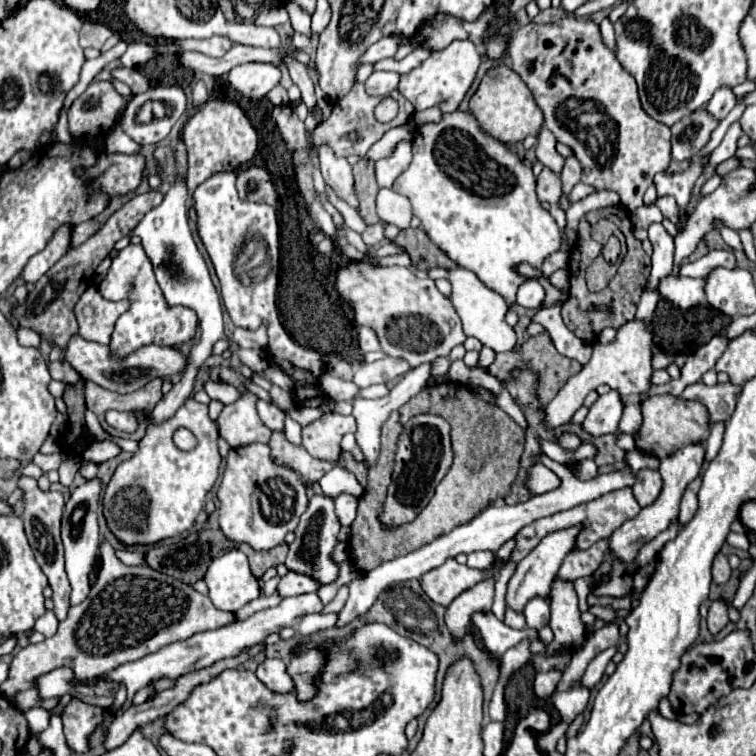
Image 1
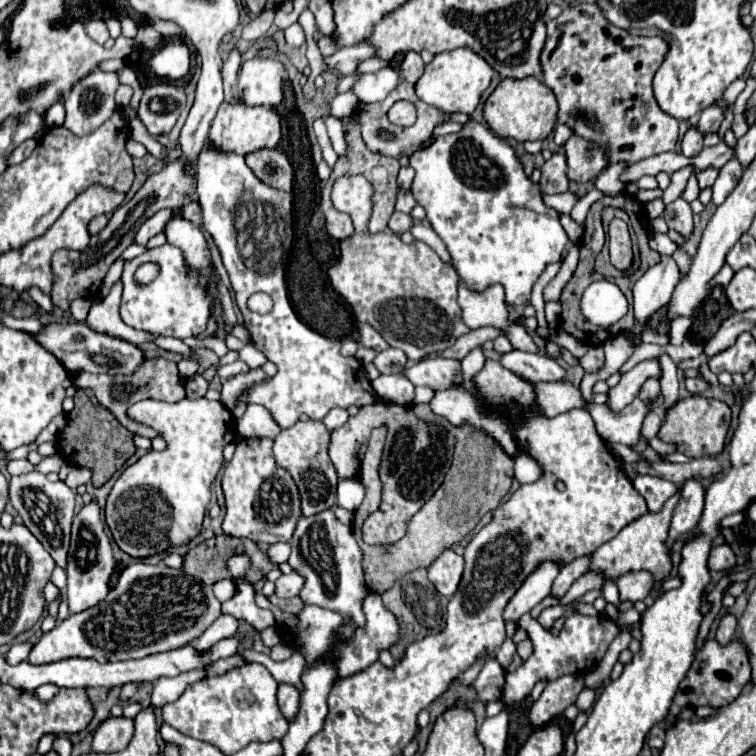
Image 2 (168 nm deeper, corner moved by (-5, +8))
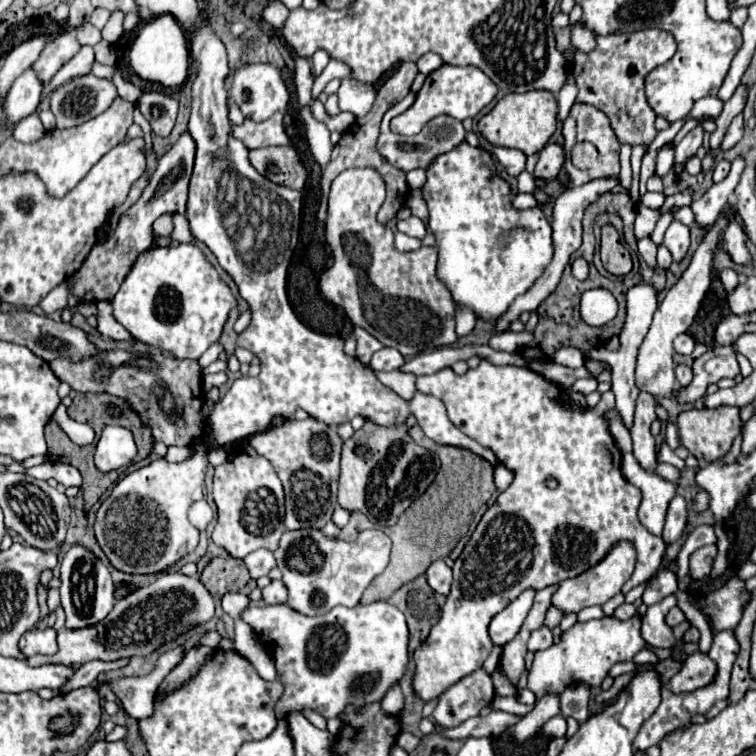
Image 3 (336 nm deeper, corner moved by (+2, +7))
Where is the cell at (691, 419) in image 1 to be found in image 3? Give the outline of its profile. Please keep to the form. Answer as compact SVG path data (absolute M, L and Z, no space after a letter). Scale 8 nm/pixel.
M716 407L716 409L688 409L682 411L676 419L678 425L678 435L680 435L680 443L682 447L686 447L698 461L718 461L722 459L730 447L734 437L740 433L742 429L742 421L740 421L740 409L738 407Z

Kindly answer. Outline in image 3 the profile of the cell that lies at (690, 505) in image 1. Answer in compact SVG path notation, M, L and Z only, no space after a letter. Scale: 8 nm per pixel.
M676 495L670 505L668 505L668 513L666 513L666 525L664 525L664 541L670 545L674 543L688 521L688 503L682 495Z

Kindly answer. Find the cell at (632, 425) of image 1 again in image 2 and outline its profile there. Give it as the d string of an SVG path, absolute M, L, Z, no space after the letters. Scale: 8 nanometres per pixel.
M651 412L651 414L645 418L645 422L643 422L641 434L643 434L645 438L655 438L657 432L659 432L659 428L661 428L661 424L663 424L663 418L657 416L655 412Z

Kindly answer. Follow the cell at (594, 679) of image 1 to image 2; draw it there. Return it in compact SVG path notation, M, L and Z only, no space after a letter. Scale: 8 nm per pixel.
M585 688L581 694L579 694L579 698L577 698L577 702L575 702L575 706L579 708L579 710L583 710L583 712L587 712L589 708L591 708L591 704L593 704L593 700L595 700L595 692L591 690L591 688Z

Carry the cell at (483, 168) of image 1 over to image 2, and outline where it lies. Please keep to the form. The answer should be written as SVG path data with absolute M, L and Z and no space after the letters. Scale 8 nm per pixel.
M469 120L459 134L437 136L435 144L411 156L409 164L415 170L411 192L417 204L427 210L427 220L433 230L445 242L461 282L471 292L483 292L493 284L501 284L507 304L525 306L533 284L547 264L561 260L569 238L559 224L559 212L543 204L539 186L525 176L515 150L483 124Z

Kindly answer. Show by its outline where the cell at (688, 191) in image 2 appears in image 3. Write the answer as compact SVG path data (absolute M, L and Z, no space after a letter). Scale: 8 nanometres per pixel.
M638 205L638 215L636 215L636 225L634 225L634 233L636 237L648 237L654 231L656 221L660 219L660 209L650 209L644 205Z

